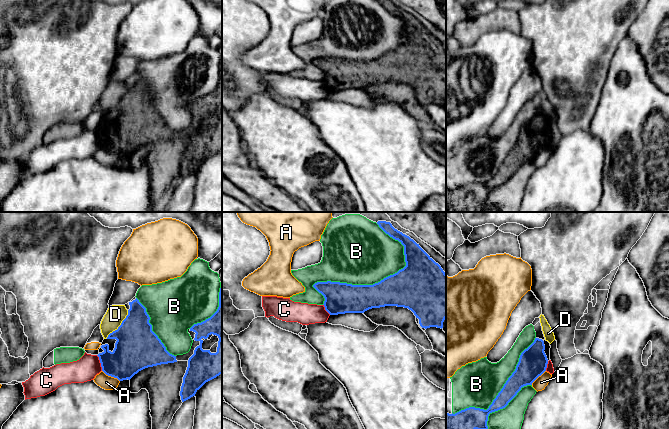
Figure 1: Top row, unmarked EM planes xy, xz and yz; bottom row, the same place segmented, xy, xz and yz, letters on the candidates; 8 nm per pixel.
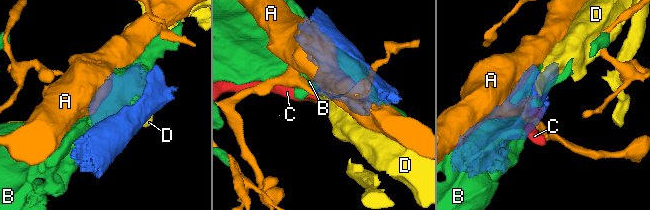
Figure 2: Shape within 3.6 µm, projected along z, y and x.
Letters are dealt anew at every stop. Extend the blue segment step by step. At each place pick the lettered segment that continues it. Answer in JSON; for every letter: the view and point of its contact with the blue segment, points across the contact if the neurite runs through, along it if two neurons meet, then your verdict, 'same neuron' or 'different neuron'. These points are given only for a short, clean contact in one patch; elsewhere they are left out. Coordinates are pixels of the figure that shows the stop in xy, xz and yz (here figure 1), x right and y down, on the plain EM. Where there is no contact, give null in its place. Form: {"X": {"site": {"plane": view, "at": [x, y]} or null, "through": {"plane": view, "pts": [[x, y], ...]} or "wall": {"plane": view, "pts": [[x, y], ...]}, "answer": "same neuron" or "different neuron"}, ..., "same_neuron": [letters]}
{"A": {"site": {"plane": "xy", "at": [111, 152]}, "wall": {"plane": "xy", "pts": [[102, 146], [119, 157]]}, "answer": "different neuron"}, "B": {"site": {"plane": "xz", "at": [368, 61]}, "answer": "different neuron"}, "C": {"site": {"plane": "xy", "at": [100, 138]}, "wall": {"plane": "xy", "pts": [[96, 131], [102, 146]]}, "answer": "different neuron"}, "D": {"site": {"plane": "xy", "at": [120, 101]}, "answer": "different neuron"}, "same_neuron": []}

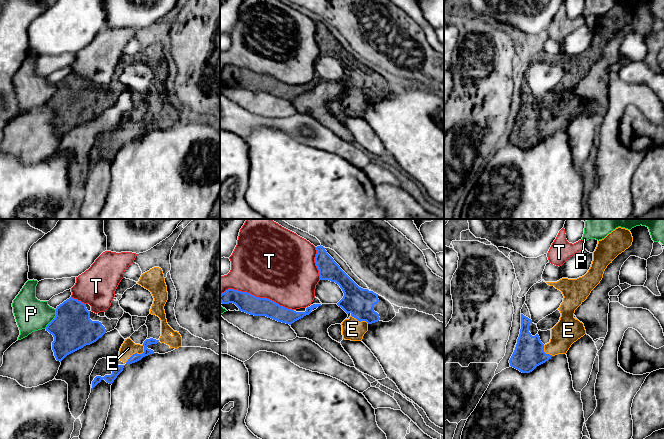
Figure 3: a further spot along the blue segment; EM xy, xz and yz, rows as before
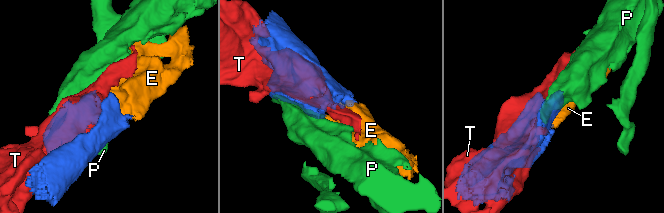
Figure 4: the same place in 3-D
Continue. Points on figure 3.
{"E": {"site": {"plane": "xy", "at": [136, 129]}, "through": {"plane": "xy", "pts": [[135, 133], [136, 129], [128, 124]]}, "answer": "same neuron"}, "P": {"site": {"plane": "xy", "at": [53, 95]}, "answer": "different neuron"}, "T": {"site": {"plane": "xz", "at": [257, 73]}, "answer": "different neuron"}, "same_neuron": ["E"]}

